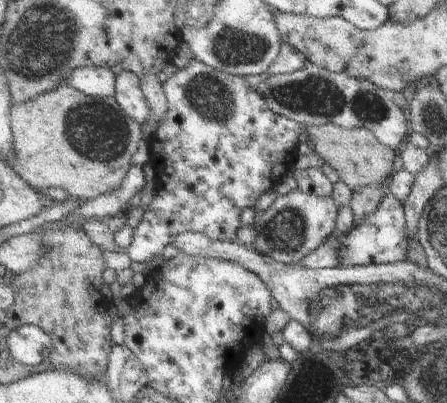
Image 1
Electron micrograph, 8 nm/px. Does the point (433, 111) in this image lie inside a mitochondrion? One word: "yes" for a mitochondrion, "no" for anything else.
yes

